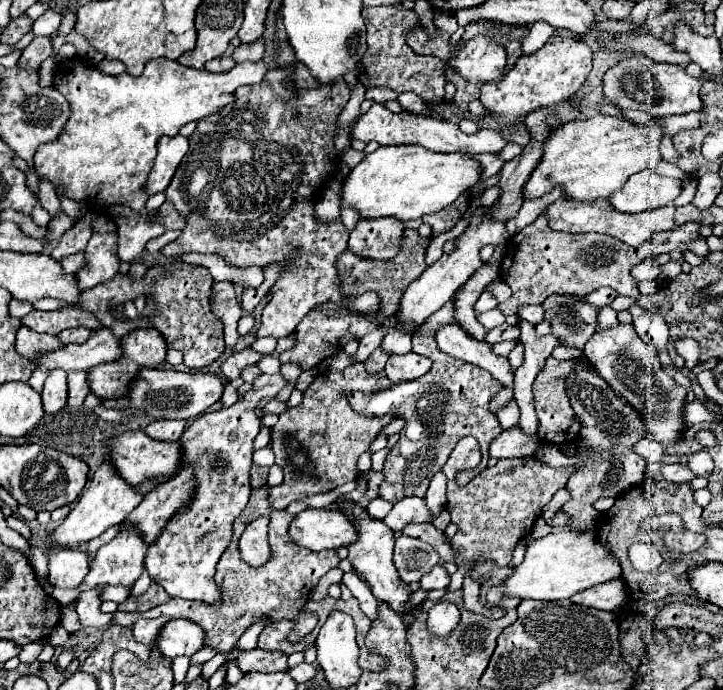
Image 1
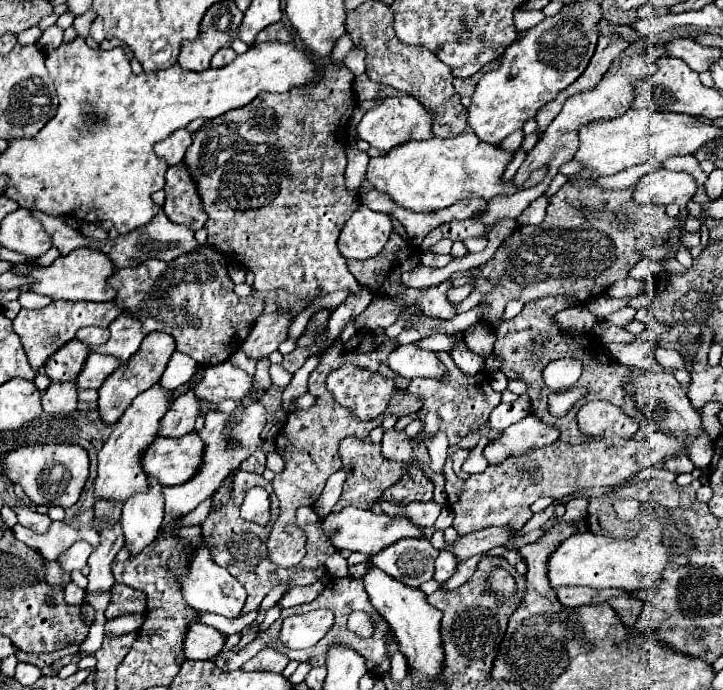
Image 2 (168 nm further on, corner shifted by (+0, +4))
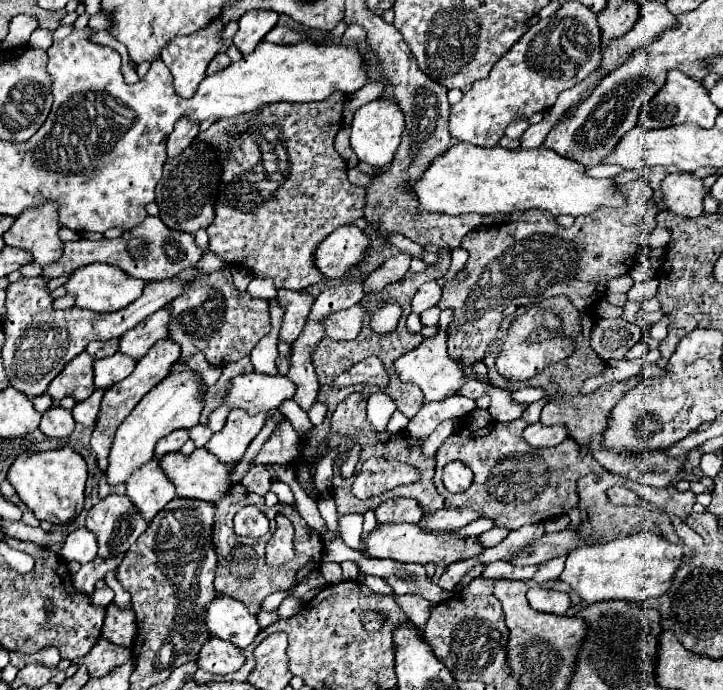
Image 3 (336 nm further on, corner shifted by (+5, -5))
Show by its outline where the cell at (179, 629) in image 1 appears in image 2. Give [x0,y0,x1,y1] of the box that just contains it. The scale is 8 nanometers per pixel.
[185,622,227,660]

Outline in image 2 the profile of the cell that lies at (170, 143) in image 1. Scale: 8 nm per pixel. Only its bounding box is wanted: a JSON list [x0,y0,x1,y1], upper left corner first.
[155,128,191,166]

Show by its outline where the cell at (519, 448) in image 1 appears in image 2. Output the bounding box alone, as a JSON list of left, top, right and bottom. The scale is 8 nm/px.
[485,414,559,464]

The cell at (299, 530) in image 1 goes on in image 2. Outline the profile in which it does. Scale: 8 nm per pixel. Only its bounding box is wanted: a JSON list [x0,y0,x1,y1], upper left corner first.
[323,508,423,556]

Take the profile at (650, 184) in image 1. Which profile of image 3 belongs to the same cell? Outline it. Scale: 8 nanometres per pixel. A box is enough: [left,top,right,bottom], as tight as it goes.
[660,173,706,217]

